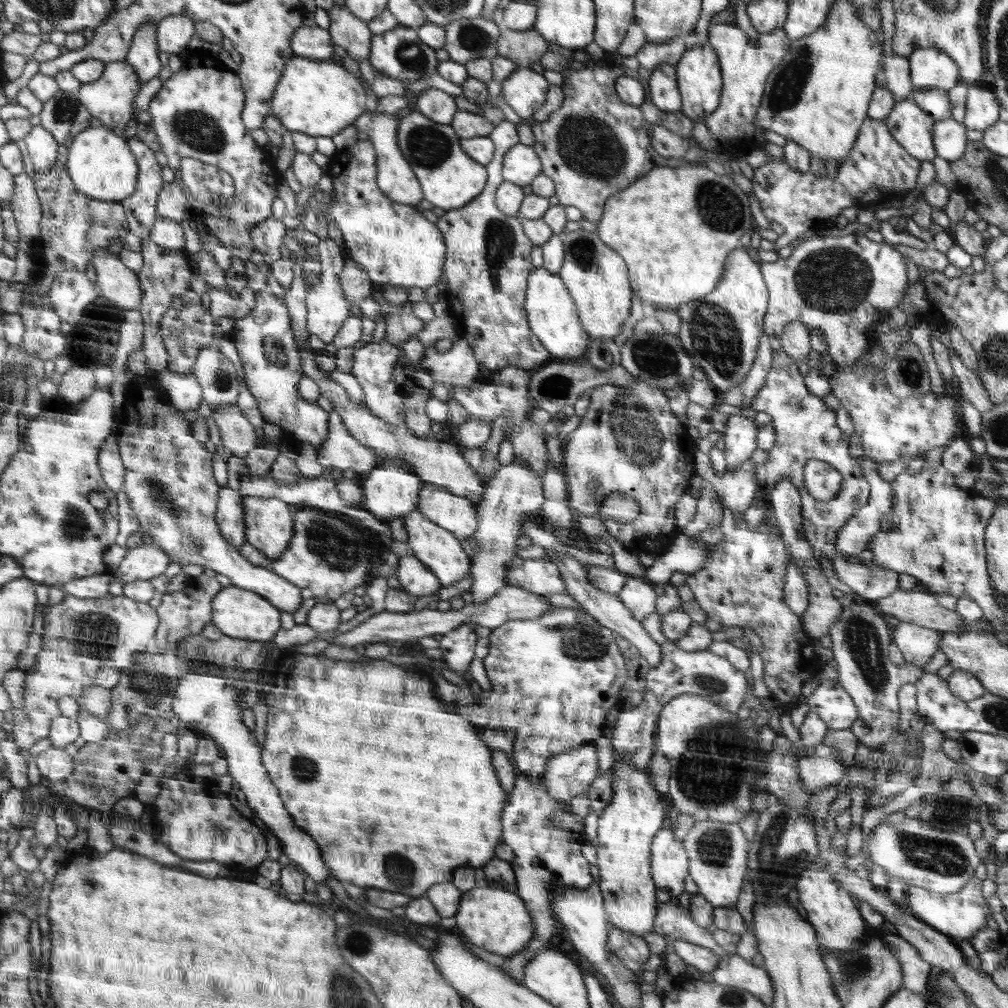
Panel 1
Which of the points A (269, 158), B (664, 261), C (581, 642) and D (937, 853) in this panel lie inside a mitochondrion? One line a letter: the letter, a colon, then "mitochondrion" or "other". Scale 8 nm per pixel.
A: other
B: other
C: mitochondrion
D: mitochondrion

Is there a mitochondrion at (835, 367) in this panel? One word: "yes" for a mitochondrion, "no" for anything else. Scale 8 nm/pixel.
no

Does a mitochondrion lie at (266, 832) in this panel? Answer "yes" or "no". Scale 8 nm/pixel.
no

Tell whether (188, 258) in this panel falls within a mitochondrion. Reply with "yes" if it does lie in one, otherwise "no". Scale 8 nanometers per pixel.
no

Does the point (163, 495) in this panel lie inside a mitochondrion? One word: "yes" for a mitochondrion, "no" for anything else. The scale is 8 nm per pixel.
yes

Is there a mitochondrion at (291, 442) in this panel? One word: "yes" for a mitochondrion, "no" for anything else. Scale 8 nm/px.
no

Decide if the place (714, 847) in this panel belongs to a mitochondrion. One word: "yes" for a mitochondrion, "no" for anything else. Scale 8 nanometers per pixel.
yes

